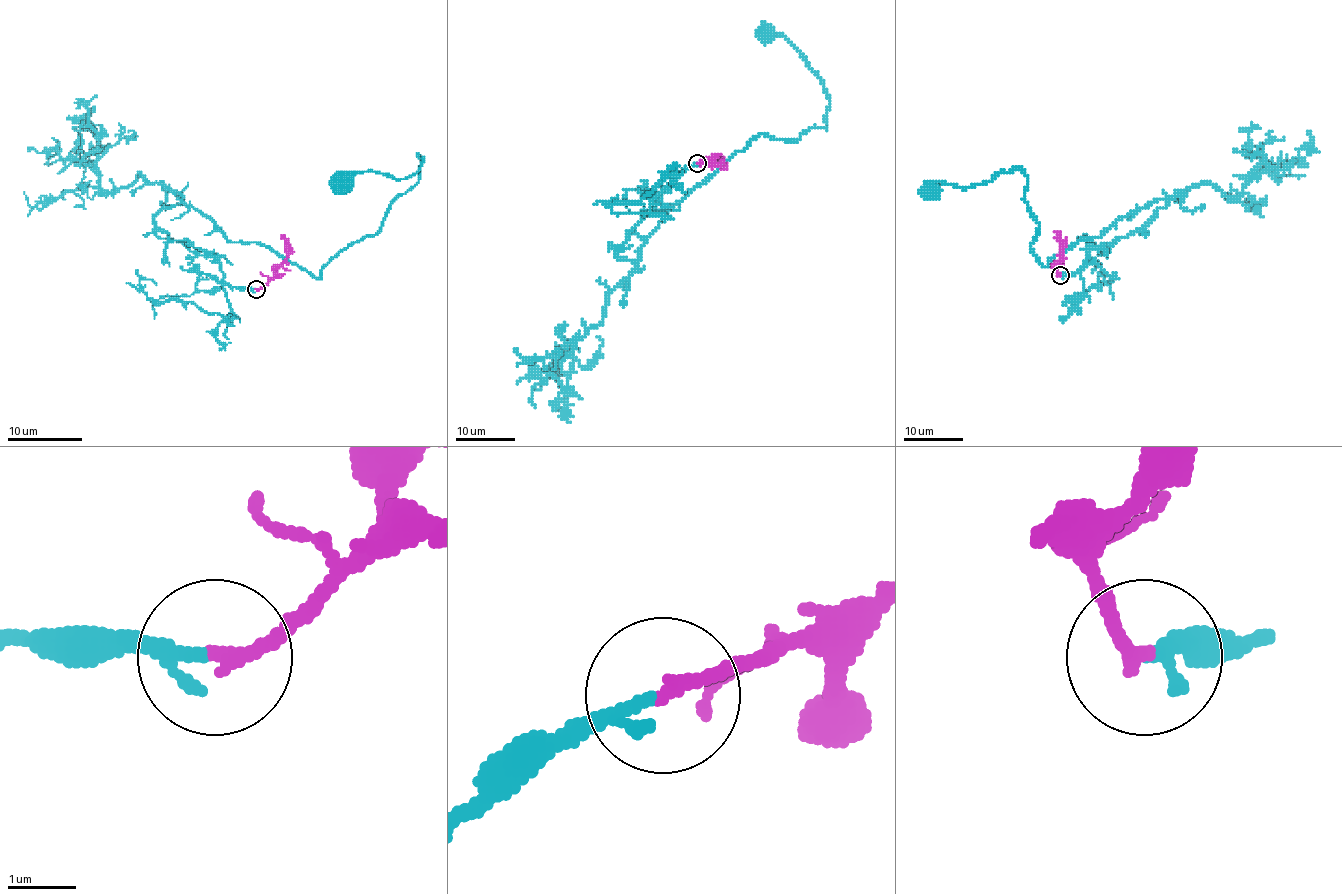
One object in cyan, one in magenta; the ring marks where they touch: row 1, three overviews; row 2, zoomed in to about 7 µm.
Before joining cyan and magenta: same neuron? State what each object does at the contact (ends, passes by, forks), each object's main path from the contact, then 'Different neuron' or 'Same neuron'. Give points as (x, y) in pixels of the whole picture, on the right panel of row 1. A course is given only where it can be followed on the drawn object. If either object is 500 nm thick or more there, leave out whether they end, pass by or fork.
At the ring cyan ends. At the ring magenta ends. Course of cyan: (1061, 275), (1167, 201), (1044, 266), (1030, 247), (1038, 228), (1019, 169), (960, 188), (932, 182), (931, 197). Course of magenta: (1061, 275), (1056, 266), (1062, 256), (1061, 239), (1053, 232). Same neuron

